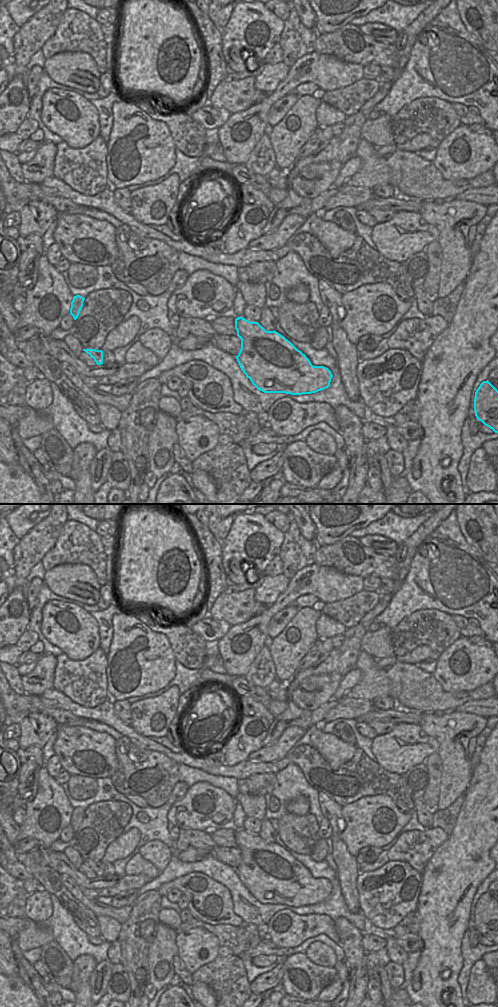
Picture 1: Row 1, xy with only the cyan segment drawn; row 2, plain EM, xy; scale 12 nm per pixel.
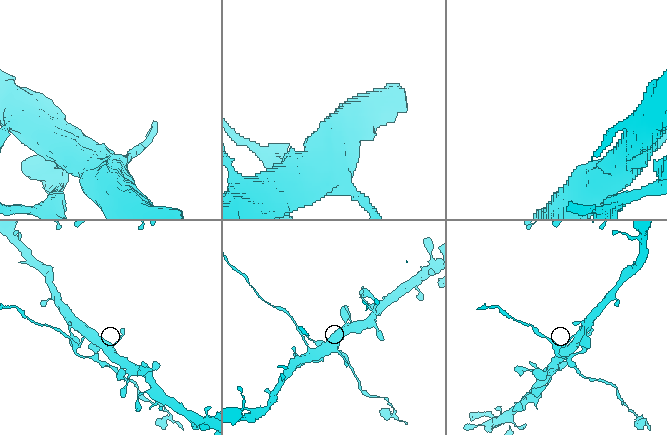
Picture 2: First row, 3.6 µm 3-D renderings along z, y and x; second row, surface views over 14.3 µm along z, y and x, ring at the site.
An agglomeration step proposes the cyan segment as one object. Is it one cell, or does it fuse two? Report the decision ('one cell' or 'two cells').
two cells

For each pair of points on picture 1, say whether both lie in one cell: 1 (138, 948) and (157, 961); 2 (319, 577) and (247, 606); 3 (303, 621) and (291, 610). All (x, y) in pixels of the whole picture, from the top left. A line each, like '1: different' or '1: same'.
1: different
2: different
3: different

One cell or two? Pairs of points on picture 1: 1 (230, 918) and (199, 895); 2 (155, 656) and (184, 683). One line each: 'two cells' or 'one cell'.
1: one cell
2: two cells

